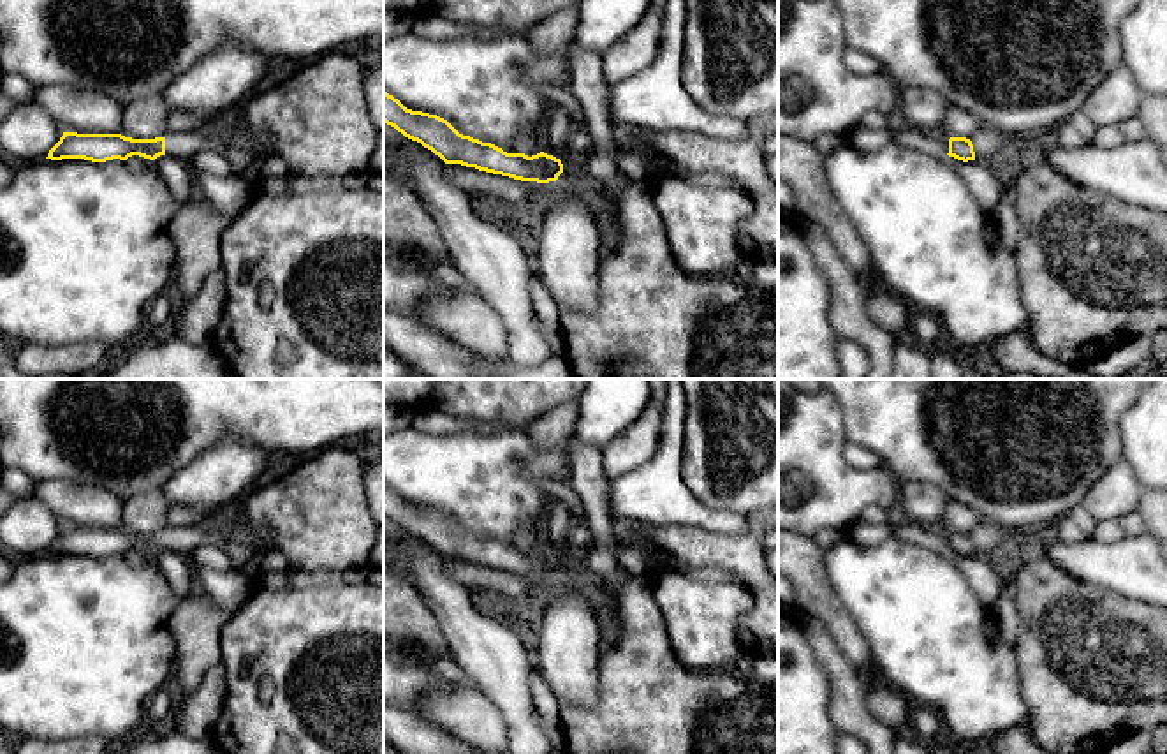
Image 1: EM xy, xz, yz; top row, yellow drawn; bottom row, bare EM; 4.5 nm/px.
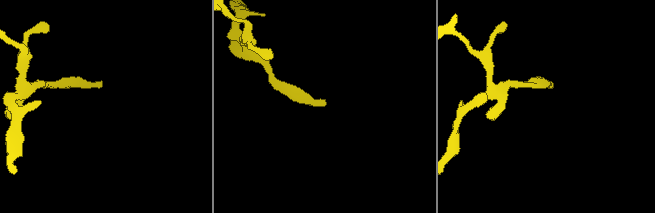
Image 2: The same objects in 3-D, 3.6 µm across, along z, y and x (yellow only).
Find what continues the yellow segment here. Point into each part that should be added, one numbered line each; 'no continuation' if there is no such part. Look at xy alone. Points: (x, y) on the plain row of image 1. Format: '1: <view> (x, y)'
1: xy (183, 539)

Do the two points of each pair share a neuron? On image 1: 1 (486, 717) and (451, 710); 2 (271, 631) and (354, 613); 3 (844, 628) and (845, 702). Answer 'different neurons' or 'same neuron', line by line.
1: same neuron
2: same neuron
3: different neurons

